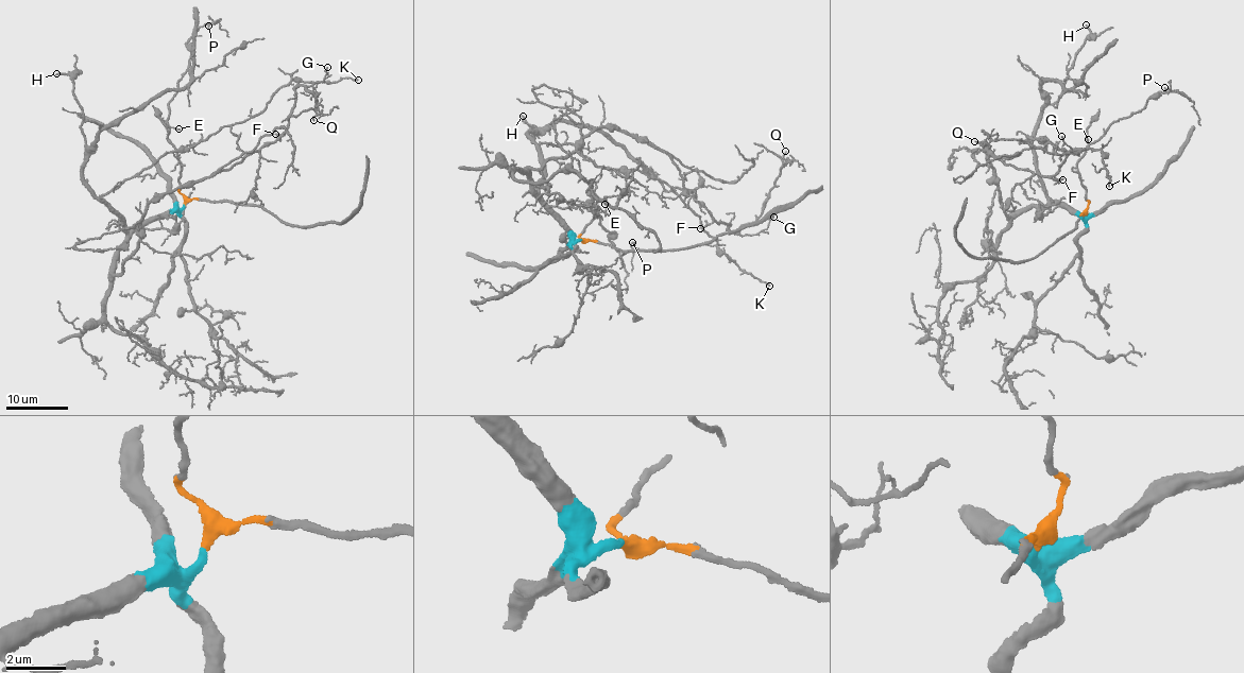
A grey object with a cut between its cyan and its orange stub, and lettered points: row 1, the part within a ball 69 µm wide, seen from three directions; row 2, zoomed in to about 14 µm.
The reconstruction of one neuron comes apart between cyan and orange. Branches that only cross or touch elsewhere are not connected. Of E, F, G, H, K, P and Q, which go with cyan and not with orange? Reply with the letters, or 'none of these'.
F, G, H, K, Q

